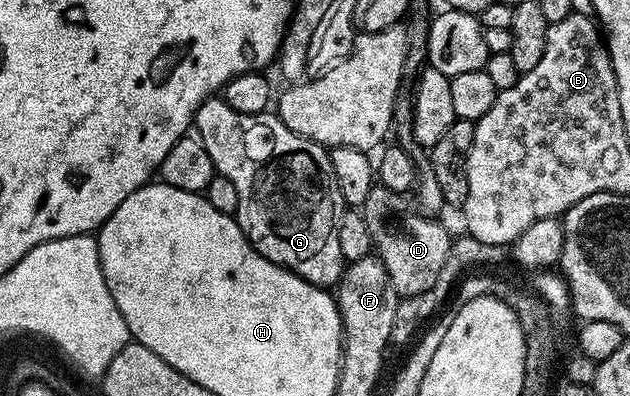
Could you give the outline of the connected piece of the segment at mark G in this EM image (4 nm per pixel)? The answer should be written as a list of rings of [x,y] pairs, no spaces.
[[[221,96],[209,98],[194,113],[192,126],[197,137],[202,139],[204,148],[208,148],[208,156],[212,156],[215,171],[232,180],[236,196],[240,196],[236,221],[256,252],[260,252],[260,256],[269,262],[291,270],[313,286],[337,287],[342,281],[344,269],[338,235],[338,217],[342,215],[344,203],[340,184],[336,184],[336,172],[332,172],[330,150],[319,142],[292,132],[292,128],[279,120],[277,113],[236,112]]]

